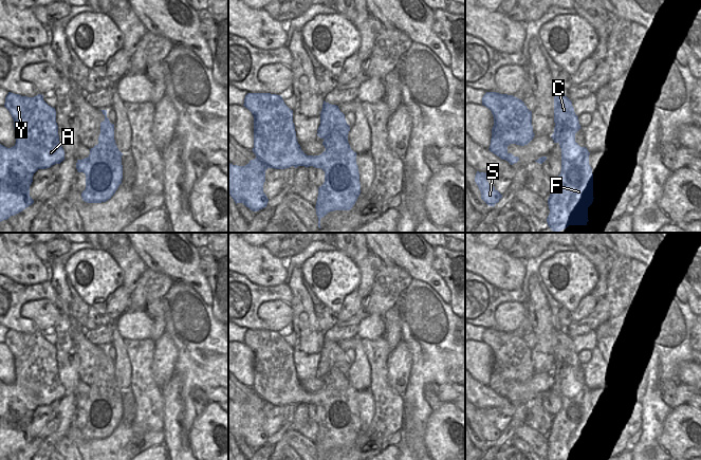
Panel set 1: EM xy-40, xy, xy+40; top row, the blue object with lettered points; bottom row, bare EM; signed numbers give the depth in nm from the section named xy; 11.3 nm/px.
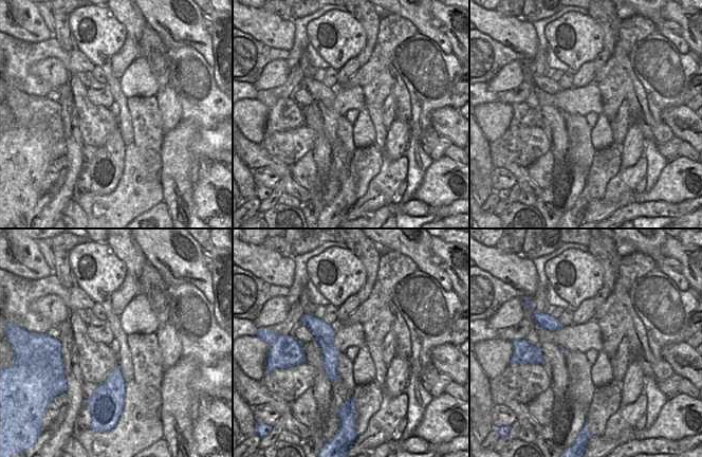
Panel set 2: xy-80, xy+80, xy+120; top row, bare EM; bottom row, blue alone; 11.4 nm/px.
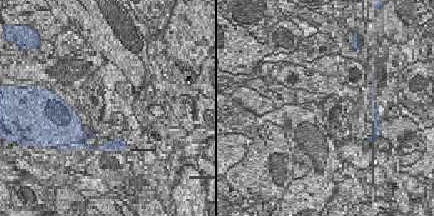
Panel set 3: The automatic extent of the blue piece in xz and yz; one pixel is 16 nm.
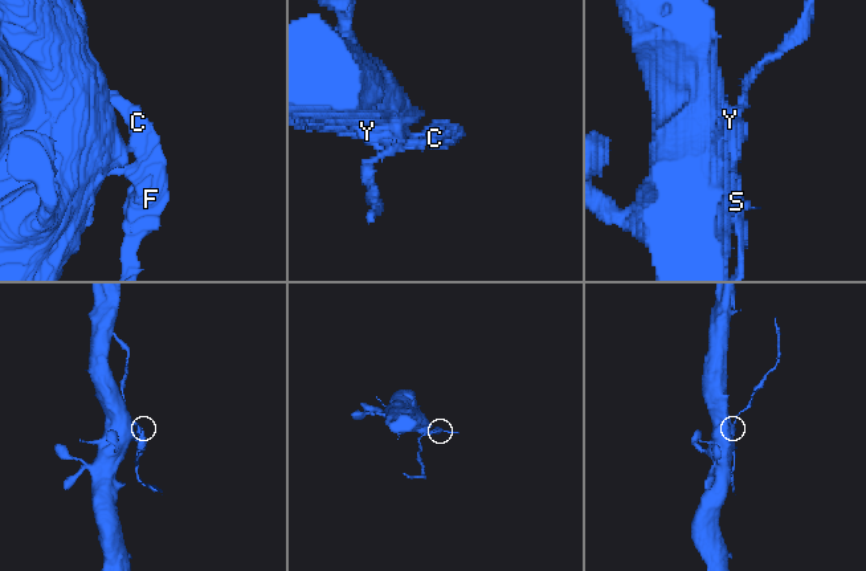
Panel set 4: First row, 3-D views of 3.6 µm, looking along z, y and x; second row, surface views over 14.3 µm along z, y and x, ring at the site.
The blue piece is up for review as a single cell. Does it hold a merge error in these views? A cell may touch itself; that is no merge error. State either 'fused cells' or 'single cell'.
fused cells

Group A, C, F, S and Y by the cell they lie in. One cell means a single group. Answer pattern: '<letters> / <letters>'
A S Y / C F

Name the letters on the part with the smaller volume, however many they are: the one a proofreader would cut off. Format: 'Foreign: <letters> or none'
Foreign: C, F

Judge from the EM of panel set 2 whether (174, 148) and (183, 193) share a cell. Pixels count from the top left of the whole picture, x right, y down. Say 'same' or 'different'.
same

